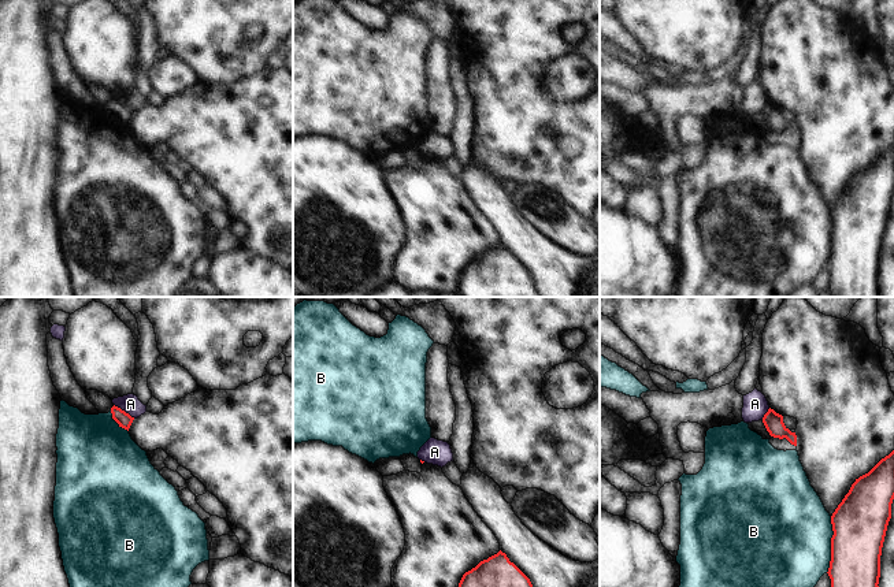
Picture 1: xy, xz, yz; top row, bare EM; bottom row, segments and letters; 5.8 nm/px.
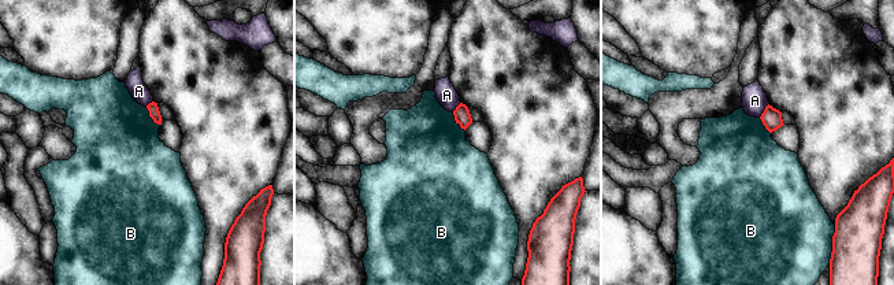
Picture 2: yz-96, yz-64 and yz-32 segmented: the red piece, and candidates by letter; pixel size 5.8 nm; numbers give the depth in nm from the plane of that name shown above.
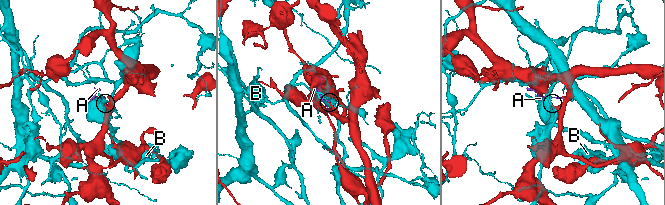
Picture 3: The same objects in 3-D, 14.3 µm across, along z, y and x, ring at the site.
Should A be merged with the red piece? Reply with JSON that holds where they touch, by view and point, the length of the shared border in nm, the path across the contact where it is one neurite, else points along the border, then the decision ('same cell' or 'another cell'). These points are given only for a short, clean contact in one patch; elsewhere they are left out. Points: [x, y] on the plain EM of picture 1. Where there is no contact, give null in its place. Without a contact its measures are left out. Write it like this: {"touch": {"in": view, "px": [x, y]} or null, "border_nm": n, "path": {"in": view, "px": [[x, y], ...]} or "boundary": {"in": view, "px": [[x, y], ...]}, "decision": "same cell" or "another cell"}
{"touch": {"in": "xy", "px": [123, 104]}, "border_nm": 150, "boundary": {"in": "xy", "px": [[114, 97], [134, 111]]}, "decision": "another cell"}

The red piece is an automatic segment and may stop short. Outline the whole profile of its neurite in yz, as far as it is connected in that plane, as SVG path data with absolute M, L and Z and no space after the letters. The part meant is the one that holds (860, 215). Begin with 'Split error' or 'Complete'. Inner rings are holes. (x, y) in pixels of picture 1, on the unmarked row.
Complete. M894 144L856 172L831 209L828 290L834 297L880 297L880 249L894 193Z

